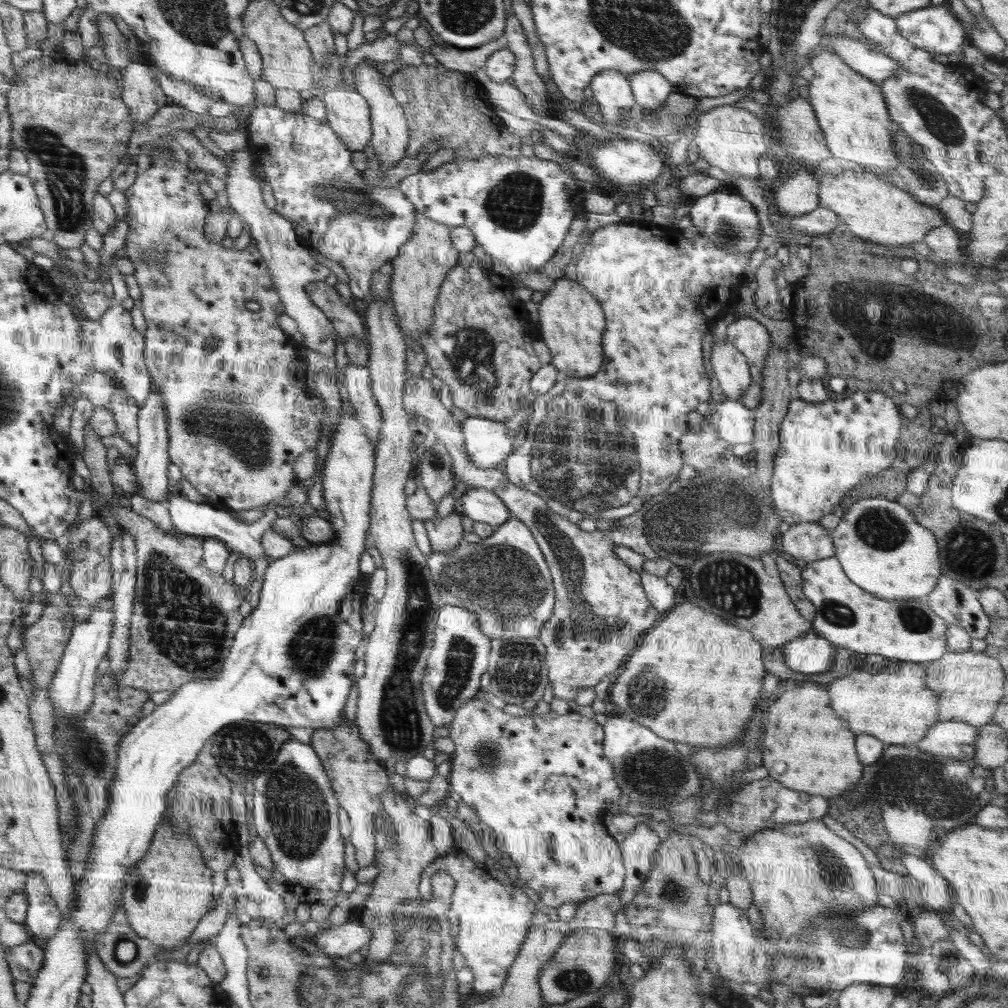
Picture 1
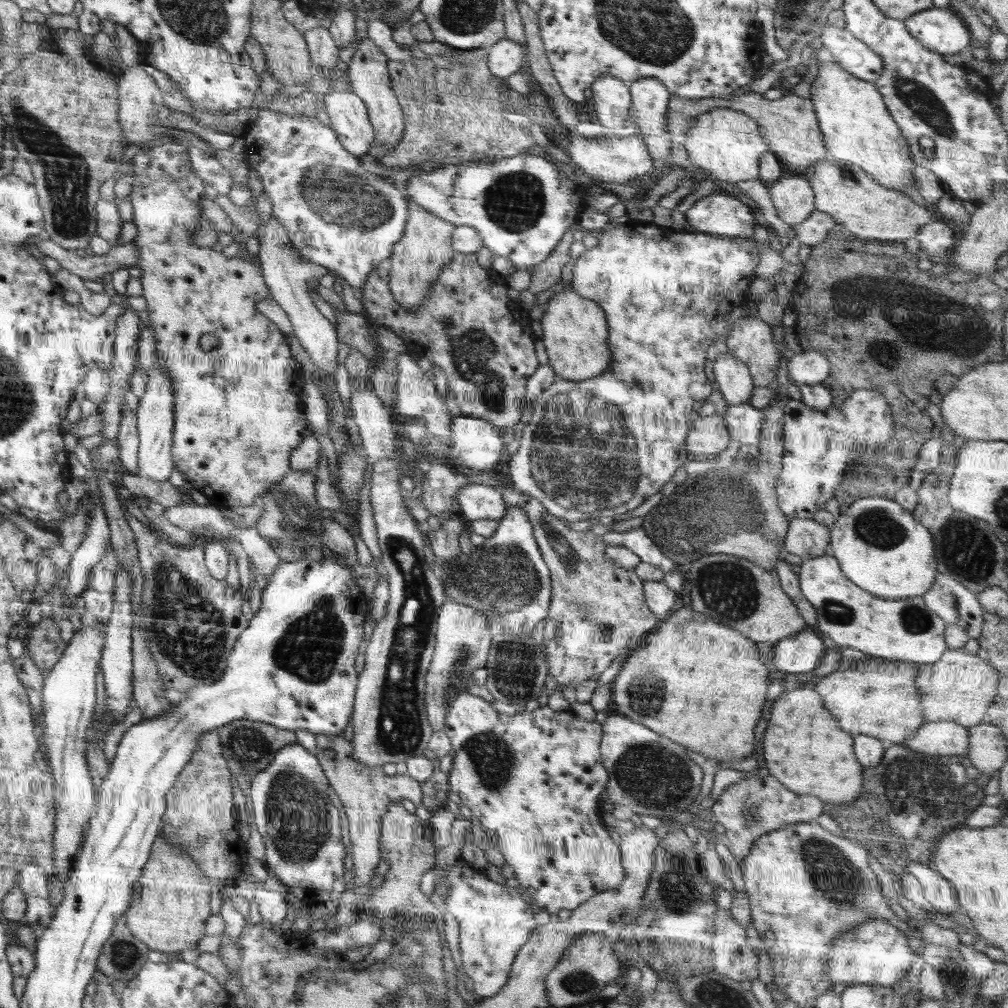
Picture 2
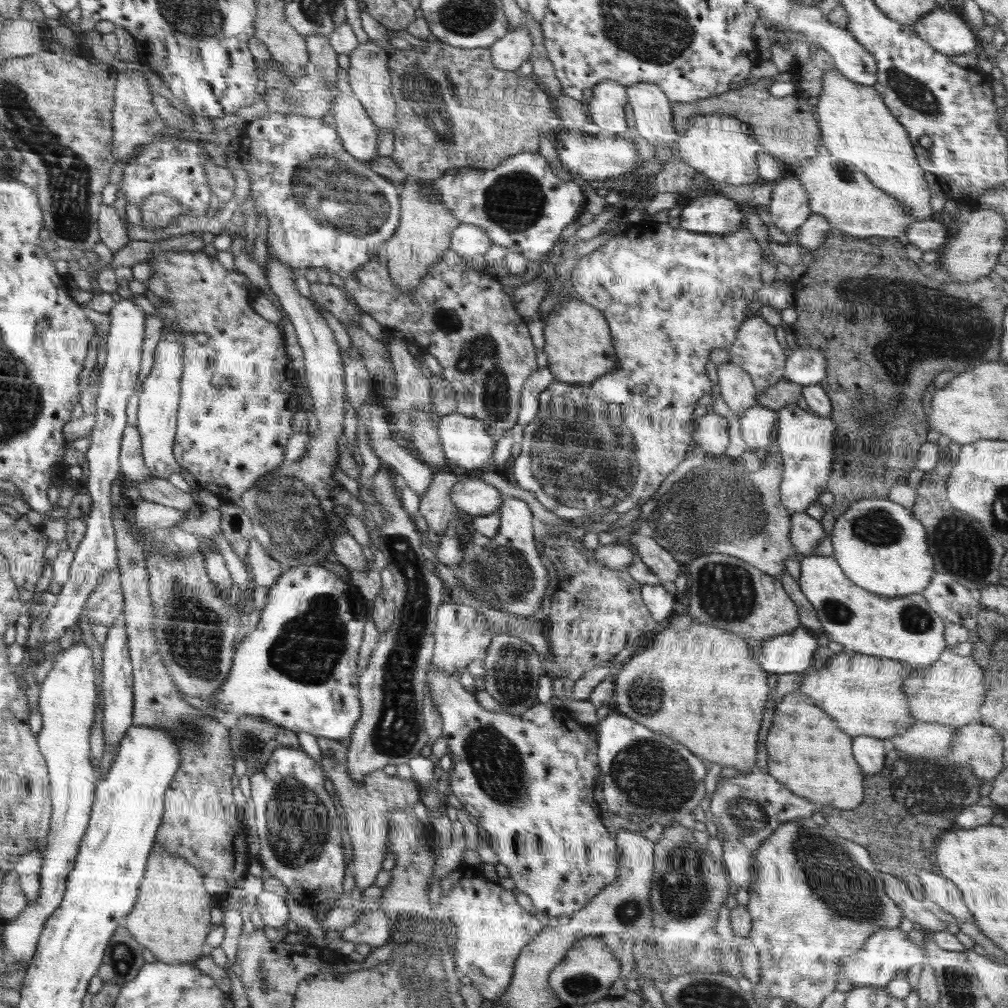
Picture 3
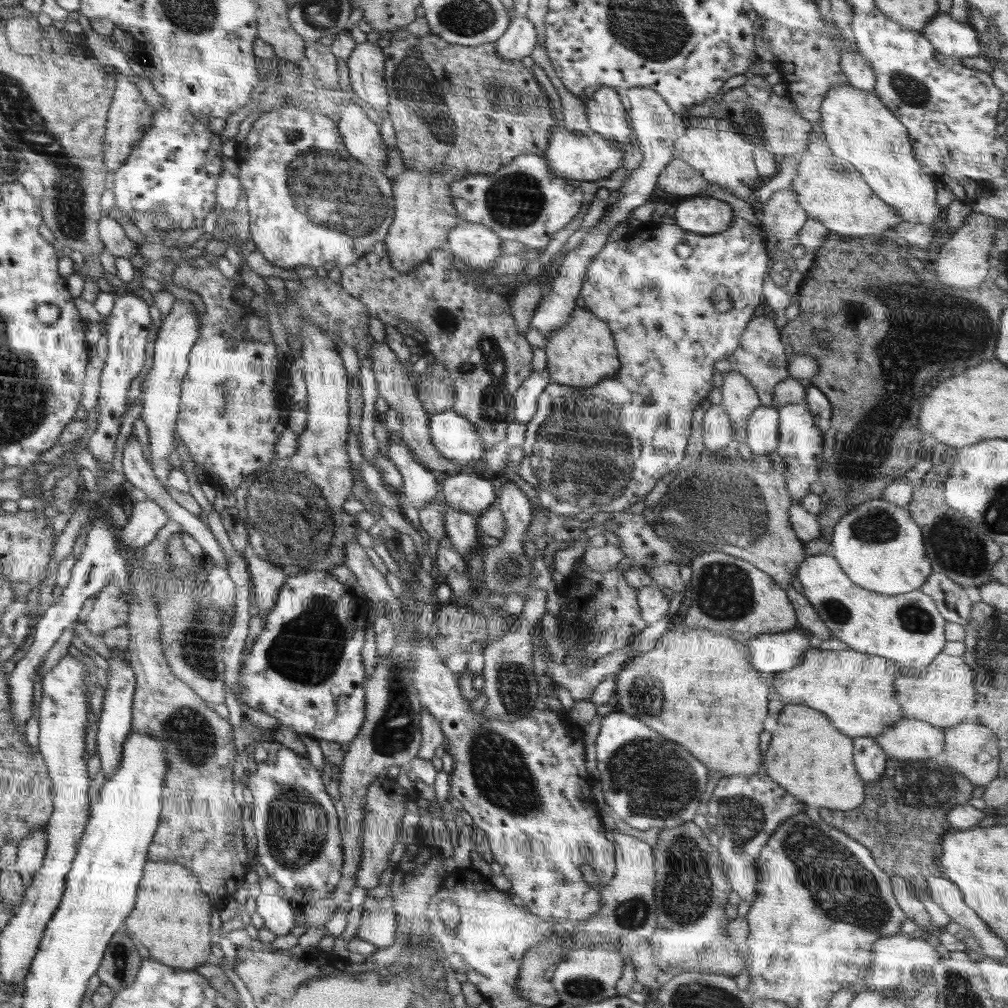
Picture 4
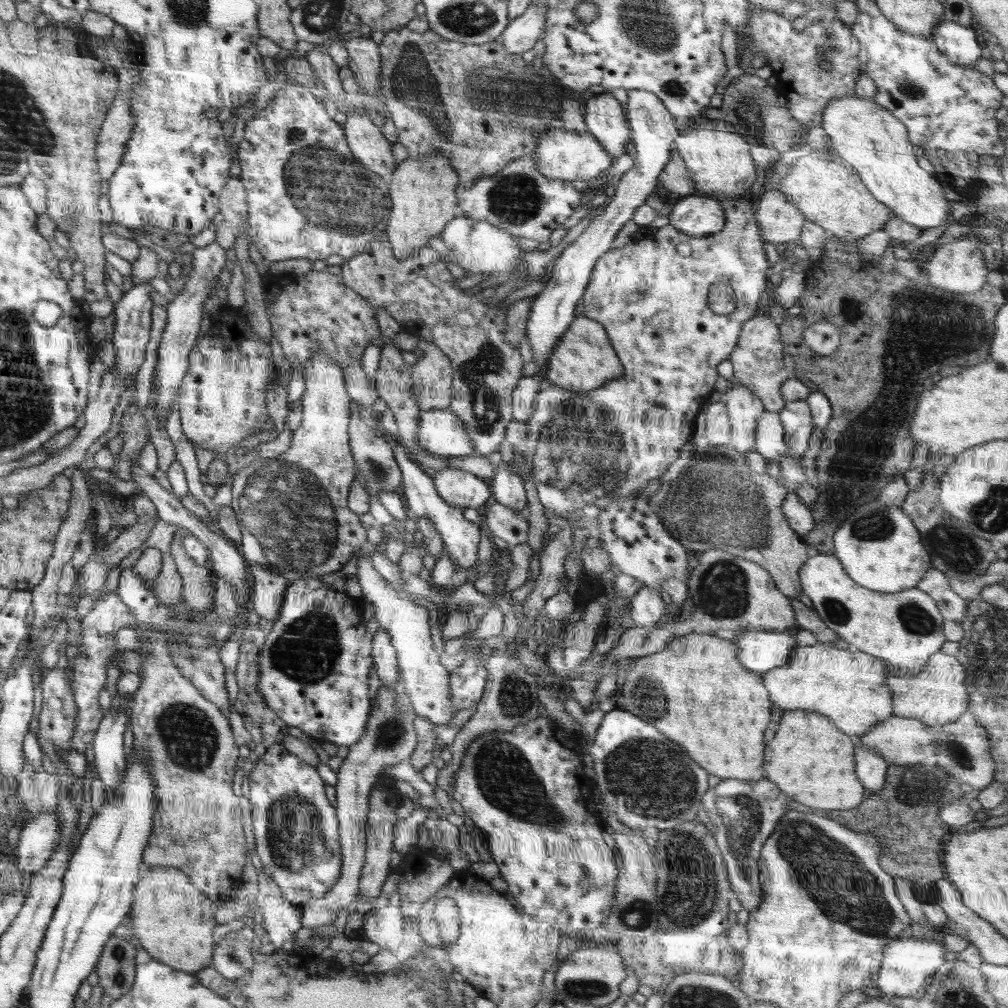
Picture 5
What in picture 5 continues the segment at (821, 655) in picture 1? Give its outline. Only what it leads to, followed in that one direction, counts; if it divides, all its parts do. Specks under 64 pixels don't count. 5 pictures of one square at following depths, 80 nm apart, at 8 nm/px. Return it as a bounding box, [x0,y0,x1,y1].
[734,630,798,675]

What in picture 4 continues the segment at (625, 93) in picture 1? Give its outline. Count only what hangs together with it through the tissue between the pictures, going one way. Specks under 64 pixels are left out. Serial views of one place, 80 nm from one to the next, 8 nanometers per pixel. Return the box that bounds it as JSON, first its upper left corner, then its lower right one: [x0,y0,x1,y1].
[585,86,632,146]

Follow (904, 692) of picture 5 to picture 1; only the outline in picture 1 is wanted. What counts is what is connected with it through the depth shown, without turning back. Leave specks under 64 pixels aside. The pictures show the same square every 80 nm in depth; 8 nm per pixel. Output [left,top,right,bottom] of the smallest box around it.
[926,649,1006,727]

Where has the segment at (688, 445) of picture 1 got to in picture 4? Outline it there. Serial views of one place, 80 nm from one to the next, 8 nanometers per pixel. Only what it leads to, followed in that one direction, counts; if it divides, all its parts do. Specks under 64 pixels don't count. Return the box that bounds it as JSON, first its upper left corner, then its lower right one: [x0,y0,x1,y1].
[703,405,734,450]

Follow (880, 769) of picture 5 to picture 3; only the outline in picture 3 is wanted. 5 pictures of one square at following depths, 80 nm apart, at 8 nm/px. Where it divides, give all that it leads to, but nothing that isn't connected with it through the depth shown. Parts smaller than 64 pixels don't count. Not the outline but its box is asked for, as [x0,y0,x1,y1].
[852,736,886,774]

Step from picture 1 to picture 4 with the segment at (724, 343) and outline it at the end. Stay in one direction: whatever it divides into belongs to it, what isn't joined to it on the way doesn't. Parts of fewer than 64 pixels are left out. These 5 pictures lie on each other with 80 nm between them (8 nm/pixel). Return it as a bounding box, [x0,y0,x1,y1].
[720,369,761,443]

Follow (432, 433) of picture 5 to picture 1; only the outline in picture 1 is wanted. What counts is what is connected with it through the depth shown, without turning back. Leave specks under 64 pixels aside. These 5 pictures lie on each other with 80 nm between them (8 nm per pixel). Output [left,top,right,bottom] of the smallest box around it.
[461,416,514,468]

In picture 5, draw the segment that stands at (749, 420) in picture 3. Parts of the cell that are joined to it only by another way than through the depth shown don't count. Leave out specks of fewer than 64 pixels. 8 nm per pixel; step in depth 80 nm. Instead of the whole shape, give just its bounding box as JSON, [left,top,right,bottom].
[754,412,789,459]

